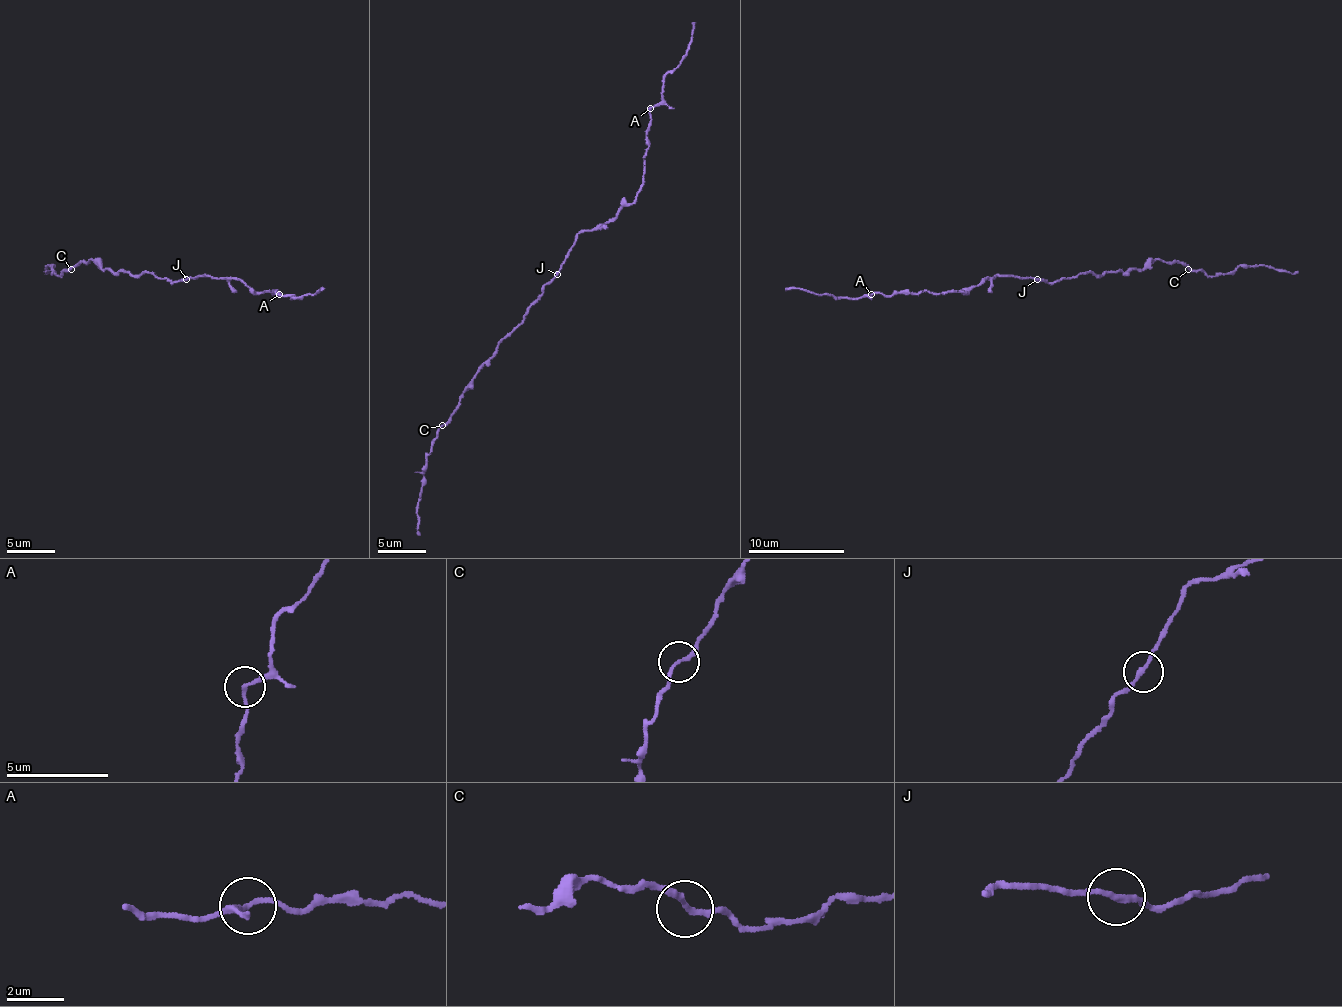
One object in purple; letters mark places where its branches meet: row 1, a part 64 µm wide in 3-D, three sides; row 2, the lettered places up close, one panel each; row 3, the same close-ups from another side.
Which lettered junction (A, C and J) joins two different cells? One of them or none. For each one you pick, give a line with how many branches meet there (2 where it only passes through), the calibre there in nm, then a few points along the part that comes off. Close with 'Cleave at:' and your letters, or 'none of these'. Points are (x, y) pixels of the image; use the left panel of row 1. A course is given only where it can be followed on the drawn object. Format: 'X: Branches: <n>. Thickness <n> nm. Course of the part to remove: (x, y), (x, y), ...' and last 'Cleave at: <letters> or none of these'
Cleave at: none of these

